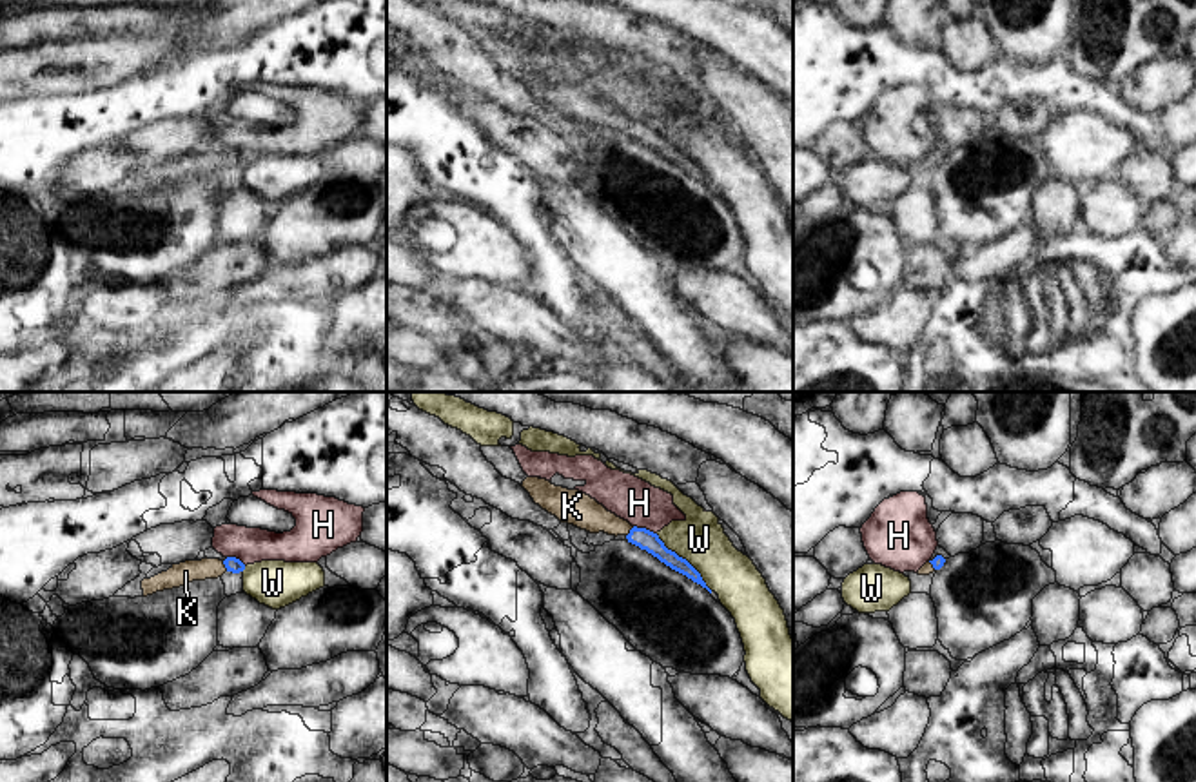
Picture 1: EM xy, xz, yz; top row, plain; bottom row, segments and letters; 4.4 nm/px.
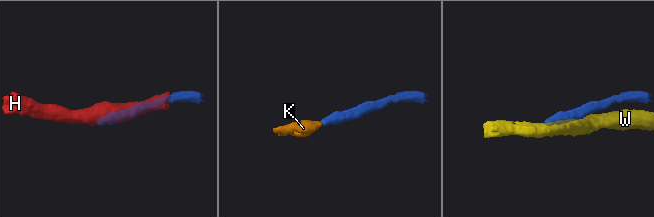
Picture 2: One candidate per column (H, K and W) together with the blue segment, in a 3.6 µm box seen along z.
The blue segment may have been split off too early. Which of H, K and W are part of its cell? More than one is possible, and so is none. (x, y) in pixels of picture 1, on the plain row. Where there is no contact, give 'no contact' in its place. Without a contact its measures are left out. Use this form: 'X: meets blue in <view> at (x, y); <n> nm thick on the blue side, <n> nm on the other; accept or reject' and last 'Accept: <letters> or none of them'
H: meets blue in xz at (645, 122); 90 nm thick on the blue side, 200 nm on the other; reject
K: meets blue in xy at (225, 160); 70 nm thick on the blue side, 100 nm on the other; accept
W: meets blue in xz at (685, 153); 90 nm thick on the blue side, 220 nm on the other; reject
Accept: K

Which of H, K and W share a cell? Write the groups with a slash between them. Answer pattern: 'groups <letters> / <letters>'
groups H / K / W

